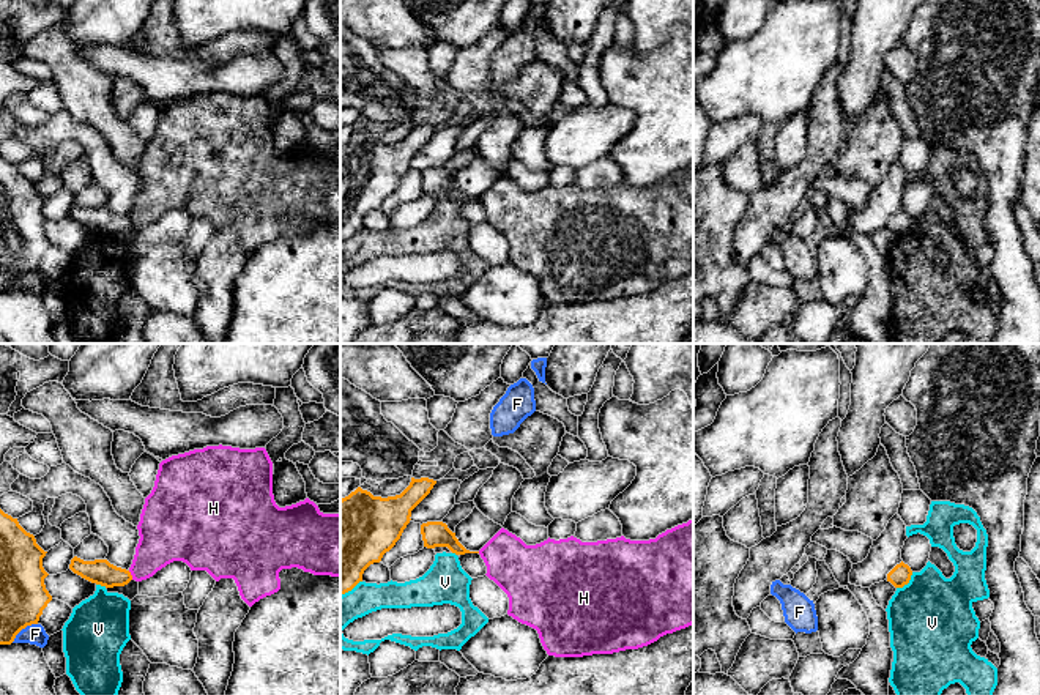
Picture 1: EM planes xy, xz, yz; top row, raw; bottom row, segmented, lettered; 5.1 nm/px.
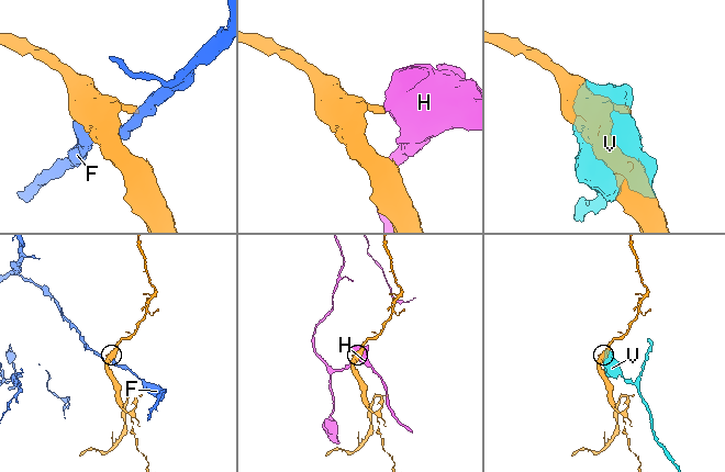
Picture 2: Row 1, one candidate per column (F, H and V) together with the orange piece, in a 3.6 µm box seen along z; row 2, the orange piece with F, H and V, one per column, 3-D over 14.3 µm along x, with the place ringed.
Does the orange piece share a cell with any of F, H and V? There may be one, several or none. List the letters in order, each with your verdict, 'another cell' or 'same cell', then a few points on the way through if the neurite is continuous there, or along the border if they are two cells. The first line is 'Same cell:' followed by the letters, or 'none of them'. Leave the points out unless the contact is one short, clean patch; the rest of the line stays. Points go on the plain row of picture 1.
Same cell: none of them
F: another cell
H: another cell | along xy (128, 218), (133, 226)
V: another cell

